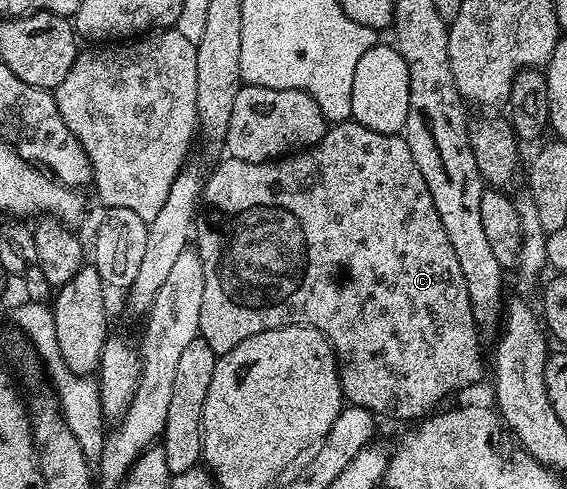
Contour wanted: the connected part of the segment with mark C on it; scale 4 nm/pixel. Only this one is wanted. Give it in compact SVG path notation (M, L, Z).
M350 119L332 123L321 142L317 142L312 148L304 148L280 159L269 160L266 164L254 164L227 156L212 174L210 172L206 177L201 204L201 216L202 219L203 216L207 219L207 224L200 223L197 228L197 251L205 274L199 334L201 339L209 342L209 346L213 346L216 354L233 350L233 346L245 342L245 338L261 334L265 330L284 328L290 324L304 324L316 328L326 336L335 351L344 401L367 408L376 414L384 412L387 416L400 416L403 420L418 421L426 417L432 410L440 407L438 404L450 392L459 392L482 378L483 352L479 349L481 329L476 324L471 309L465 274L461 274L461 262L457 262L457 254L453 254L449 234L445 234L445 226L441 226L437 206L433 206L433 194L429 194L429 186L425 186L425 178L421 178L421 170L417 170L417 162L413 162L413 150L409 150L402 135L381 134Z

